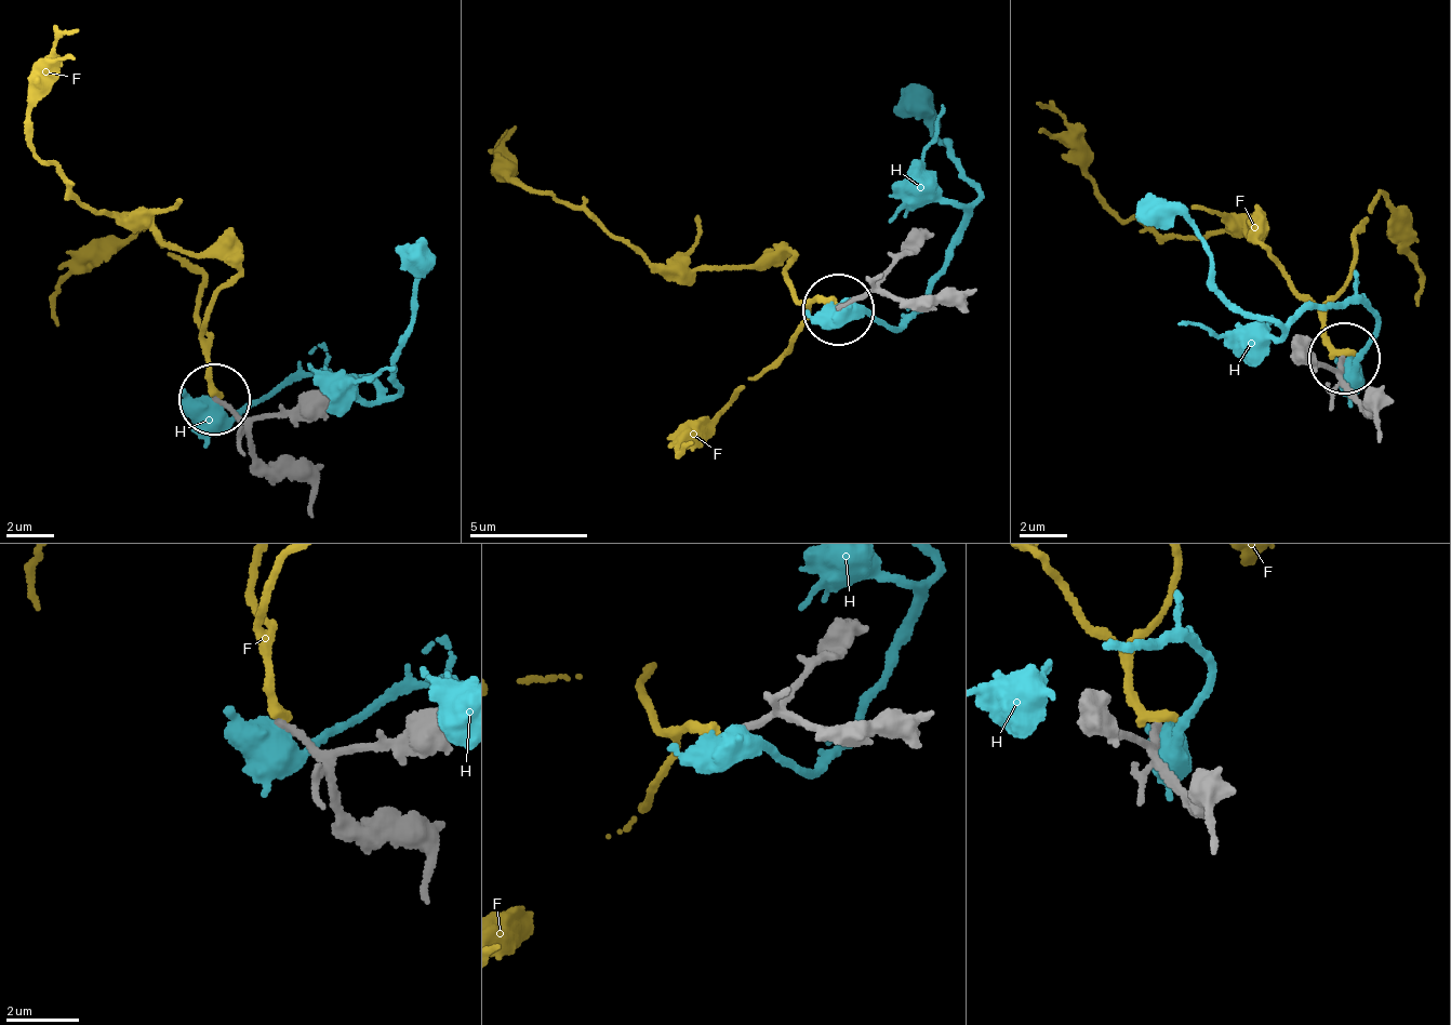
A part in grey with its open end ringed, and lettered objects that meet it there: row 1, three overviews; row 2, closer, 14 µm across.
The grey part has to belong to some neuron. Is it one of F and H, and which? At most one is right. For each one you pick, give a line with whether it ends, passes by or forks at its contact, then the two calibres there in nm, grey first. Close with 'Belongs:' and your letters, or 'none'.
Belongs: none

